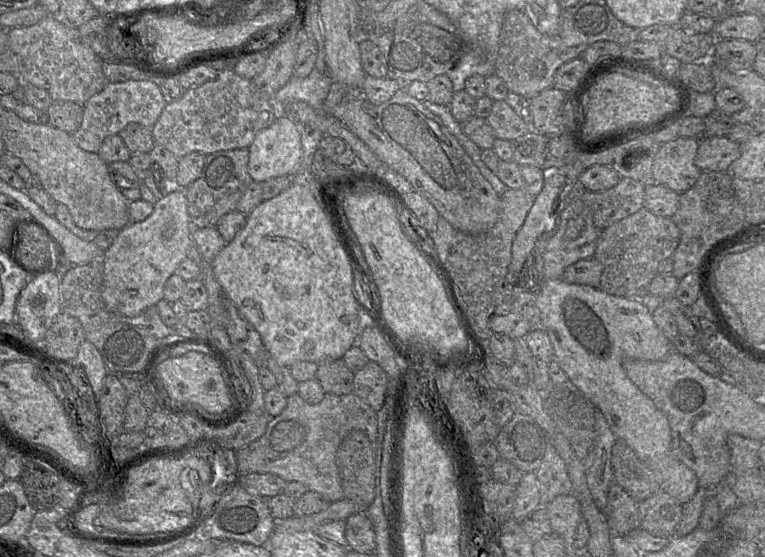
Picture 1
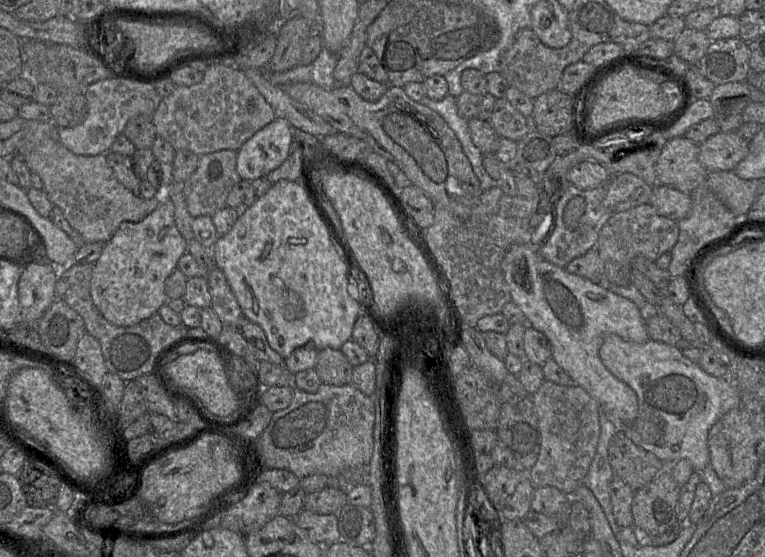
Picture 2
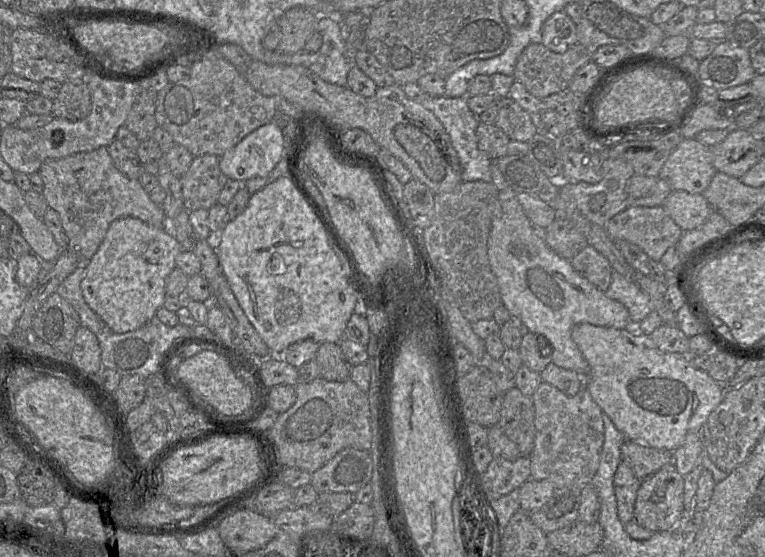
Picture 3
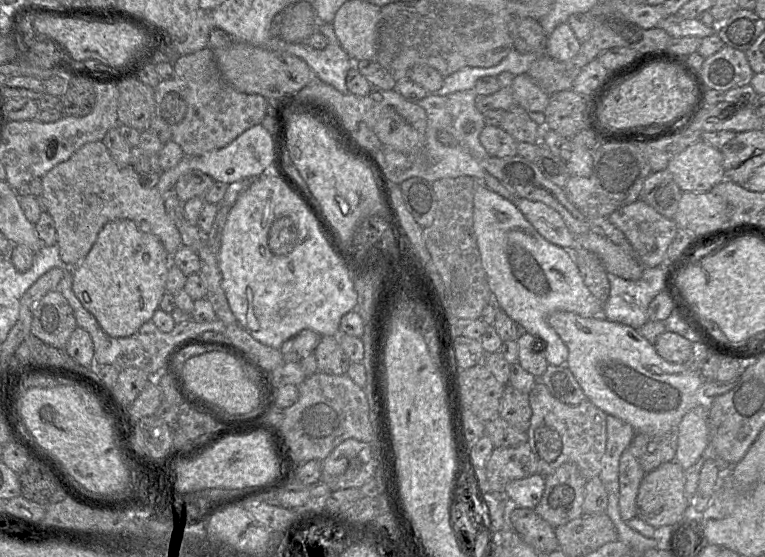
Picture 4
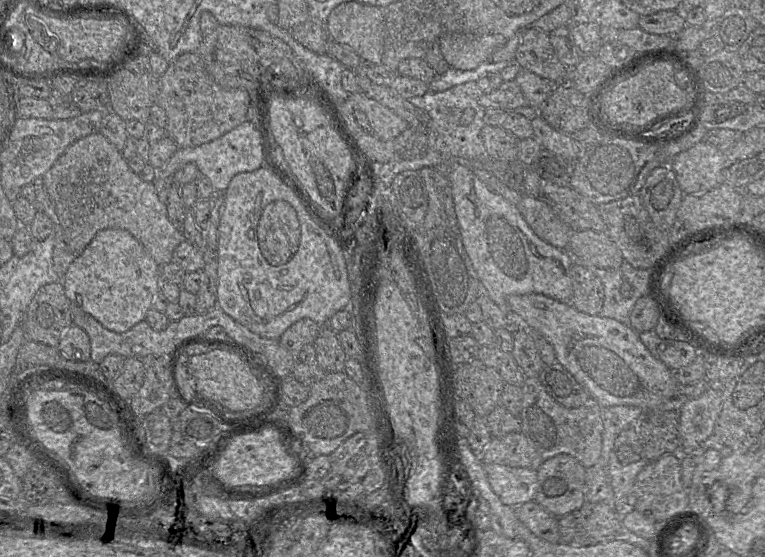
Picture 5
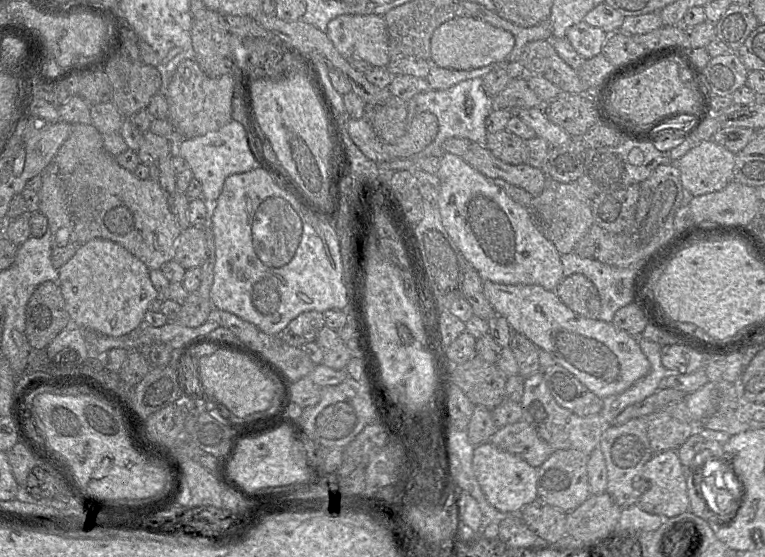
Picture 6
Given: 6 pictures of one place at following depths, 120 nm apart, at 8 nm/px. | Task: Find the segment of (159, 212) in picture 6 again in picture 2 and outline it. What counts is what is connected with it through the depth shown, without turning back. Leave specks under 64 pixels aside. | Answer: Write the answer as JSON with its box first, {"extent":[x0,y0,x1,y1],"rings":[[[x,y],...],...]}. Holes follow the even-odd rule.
{"extent":[13,121,148,243],"rings":[[[29,121],[29,131],[19,142],[13,156],[20,157],[30,172],[40,176],[47,198],[62,210],[66,220],[85,243],[106,243],[122,222],[138,222],[148,214],[146,201],[117,180],[106,154],[72,153],[59,141],[58,127],[51,121]]]}

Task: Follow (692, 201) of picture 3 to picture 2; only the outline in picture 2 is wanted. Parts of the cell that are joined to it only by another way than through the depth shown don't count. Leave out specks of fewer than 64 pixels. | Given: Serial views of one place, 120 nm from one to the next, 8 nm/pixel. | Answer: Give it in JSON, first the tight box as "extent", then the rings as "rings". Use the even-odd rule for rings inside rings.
{"extent":[649,184,692,221],"rings":[[[661,184],[653,187],[649,204],[660,215],[675,221],[685,218],[692,207],[690,194]]]}

